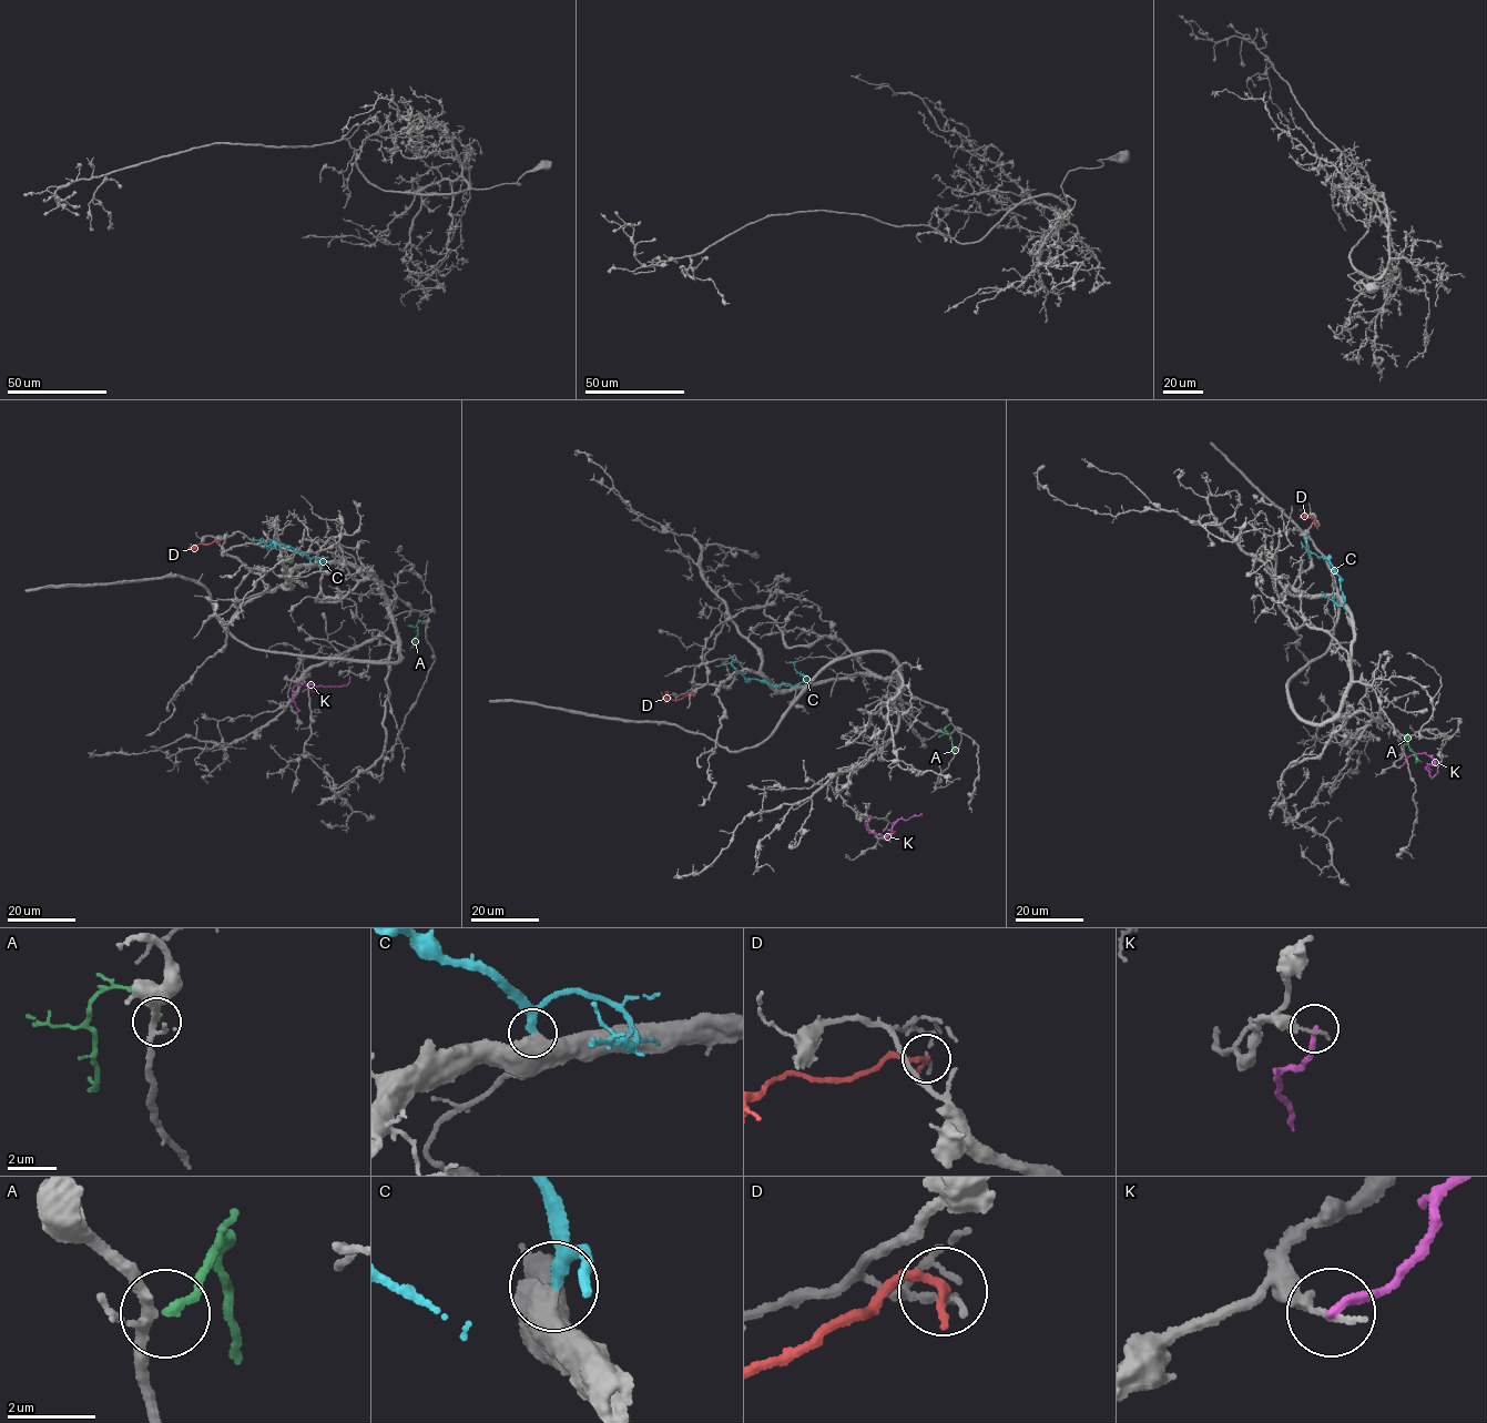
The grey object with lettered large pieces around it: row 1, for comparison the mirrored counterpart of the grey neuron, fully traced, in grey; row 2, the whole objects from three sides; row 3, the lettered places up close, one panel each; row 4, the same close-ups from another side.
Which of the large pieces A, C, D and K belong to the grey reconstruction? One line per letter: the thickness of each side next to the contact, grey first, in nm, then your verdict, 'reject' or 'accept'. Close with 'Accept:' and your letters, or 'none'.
A: 200/180 nm | accept
C: 650/240 nm | accept
D: 90/240 nm | reject
K: 140/220 nm | reject
Accept: A, C

